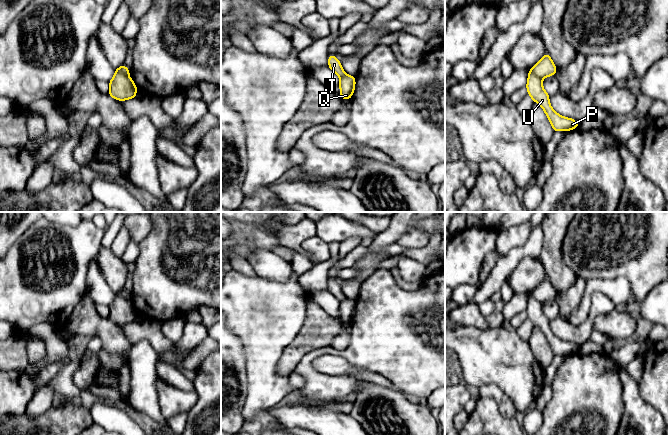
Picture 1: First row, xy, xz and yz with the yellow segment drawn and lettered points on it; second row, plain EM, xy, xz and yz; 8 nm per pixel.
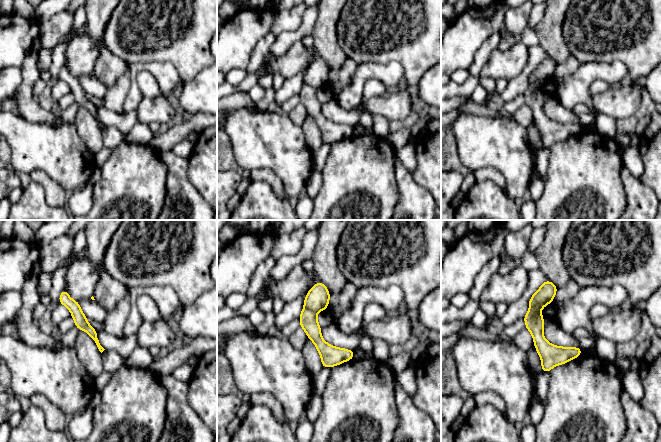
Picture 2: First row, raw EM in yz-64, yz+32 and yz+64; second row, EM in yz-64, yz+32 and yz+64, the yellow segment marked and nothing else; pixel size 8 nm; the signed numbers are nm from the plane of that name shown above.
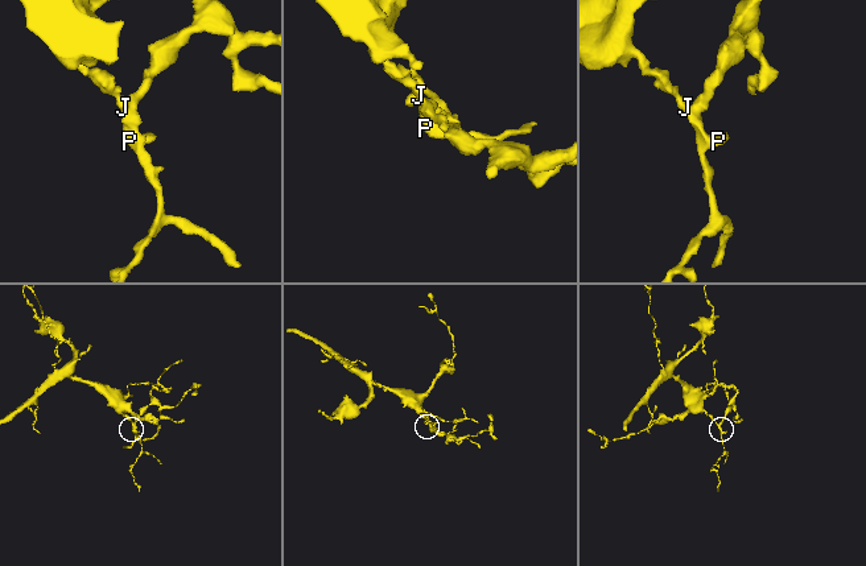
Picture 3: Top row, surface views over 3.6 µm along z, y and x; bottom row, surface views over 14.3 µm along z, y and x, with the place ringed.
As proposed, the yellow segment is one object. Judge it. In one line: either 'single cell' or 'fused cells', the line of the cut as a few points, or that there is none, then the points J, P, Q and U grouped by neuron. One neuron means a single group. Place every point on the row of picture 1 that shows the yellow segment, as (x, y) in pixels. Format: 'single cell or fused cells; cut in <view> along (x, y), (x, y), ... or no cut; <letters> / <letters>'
fused cells; cut in xy along (116, 69), (127, 76); J P U / Q

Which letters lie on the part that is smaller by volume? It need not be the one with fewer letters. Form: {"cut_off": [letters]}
{"cut_off": ["Q"]}

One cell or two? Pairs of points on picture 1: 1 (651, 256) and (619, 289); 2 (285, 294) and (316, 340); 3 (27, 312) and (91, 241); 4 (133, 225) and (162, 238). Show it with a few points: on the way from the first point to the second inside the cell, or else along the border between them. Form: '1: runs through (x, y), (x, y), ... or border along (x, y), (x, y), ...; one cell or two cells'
1: border along (605, 278), (623, 276), (630, 285), (632, 298); two cells
2: border along (308, 299), (304, 324), (298, 335), (291, 342); two cells
3: runs through (49, 294), (72, 284), (79, 270), (79, 263); one cell
4: border along (151, 222), (150, 232), (138, 244); two cells

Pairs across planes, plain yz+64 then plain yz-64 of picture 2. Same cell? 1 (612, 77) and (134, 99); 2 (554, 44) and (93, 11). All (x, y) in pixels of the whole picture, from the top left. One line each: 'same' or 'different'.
1: same
2: same

